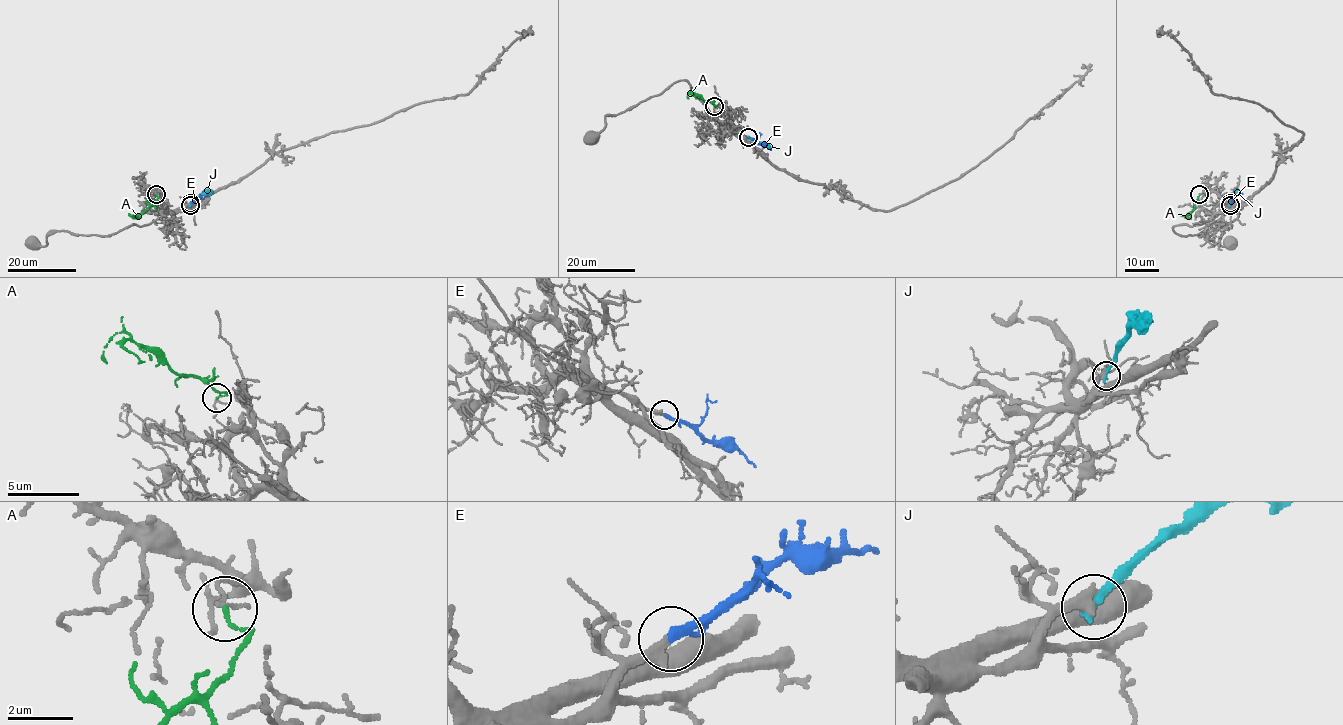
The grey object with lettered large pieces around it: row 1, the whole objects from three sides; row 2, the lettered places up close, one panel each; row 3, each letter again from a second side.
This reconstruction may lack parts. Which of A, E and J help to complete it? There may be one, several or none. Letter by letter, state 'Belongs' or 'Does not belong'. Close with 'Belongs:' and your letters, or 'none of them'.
A: Does not belong
E: Belongs
J: Does not belong
Belongs: E

